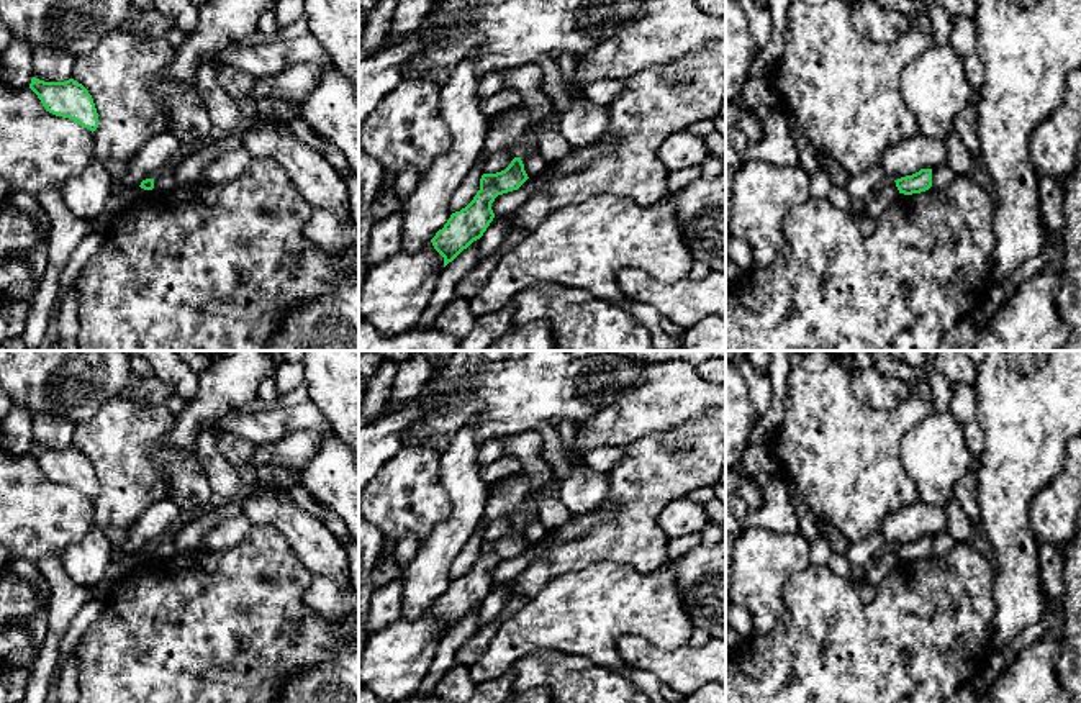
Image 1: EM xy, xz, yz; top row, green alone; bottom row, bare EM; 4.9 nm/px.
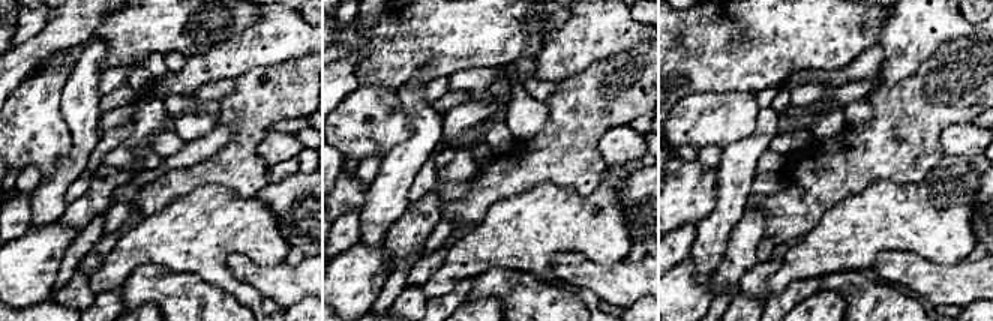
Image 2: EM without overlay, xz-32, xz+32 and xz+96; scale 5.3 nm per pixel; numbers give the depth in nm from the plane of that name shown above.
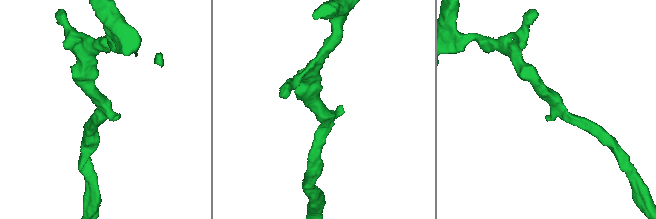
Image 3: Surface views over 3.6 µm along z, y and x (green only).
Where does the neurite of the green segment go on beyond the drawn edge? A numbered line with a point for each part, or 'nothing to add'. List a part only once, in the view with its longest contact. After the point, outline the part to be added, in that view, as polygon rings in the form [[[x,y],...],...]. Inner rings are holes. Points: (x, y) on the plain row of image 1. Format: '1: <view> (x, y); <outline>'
nothing to add

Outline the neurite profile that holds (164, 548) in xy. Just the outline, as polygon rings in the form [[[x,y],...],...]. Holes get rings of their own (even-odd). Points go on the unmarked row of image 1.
[[[174,529],[169,534],[162,536],[154,544],[154,557],[169,559],[169,557],[172,557],[175,554],[177,554],[177,546],[175,546],[175,529]]]

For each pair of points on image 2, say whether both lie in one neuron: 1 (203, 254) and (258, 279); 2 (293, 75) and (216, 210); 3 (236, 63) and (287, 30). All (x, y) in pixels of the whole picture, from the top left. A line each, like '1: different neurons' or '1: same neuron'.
1: different neurons
2: different neurons
3: same neuron

